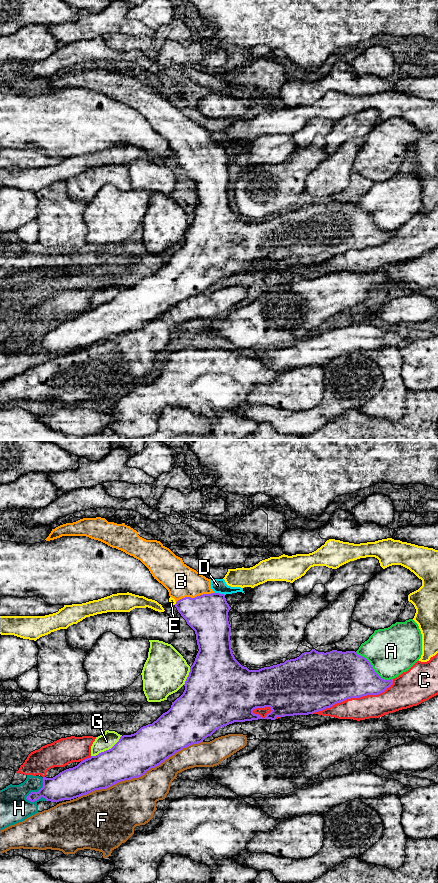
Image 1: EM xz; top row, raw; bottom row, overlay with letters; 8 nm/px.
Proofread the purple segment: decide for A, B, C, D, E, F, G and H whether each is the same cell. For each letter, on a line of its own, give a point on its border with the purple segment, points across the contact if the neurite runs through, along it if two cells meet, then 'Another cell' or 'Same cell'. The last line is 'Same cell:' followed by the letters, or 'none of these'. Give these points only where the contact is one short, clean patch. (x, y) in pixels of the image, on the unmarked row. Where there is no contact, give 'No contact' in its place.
A: Touches purple at xz (372, 220). Another cell
B: Touches purple at xz (195, 149). Path across: xz (207, 166), (196, 154), (195, 149), (181, 133). Same cell
C: Touches purple at xz (354, 249). Another cell
D: Touches purple at xz (219, 145). Boundary: xz (214, 144), (224, 147). Another cell
E: Touches purple at xz (176, 155). Another cell
F: Touches purple at xz (140, 328). Another cell
G: Touches purple at xz (107, 302). Another cell
H: Touches purple at xz (36, 344). Another cell
Same cell: B

